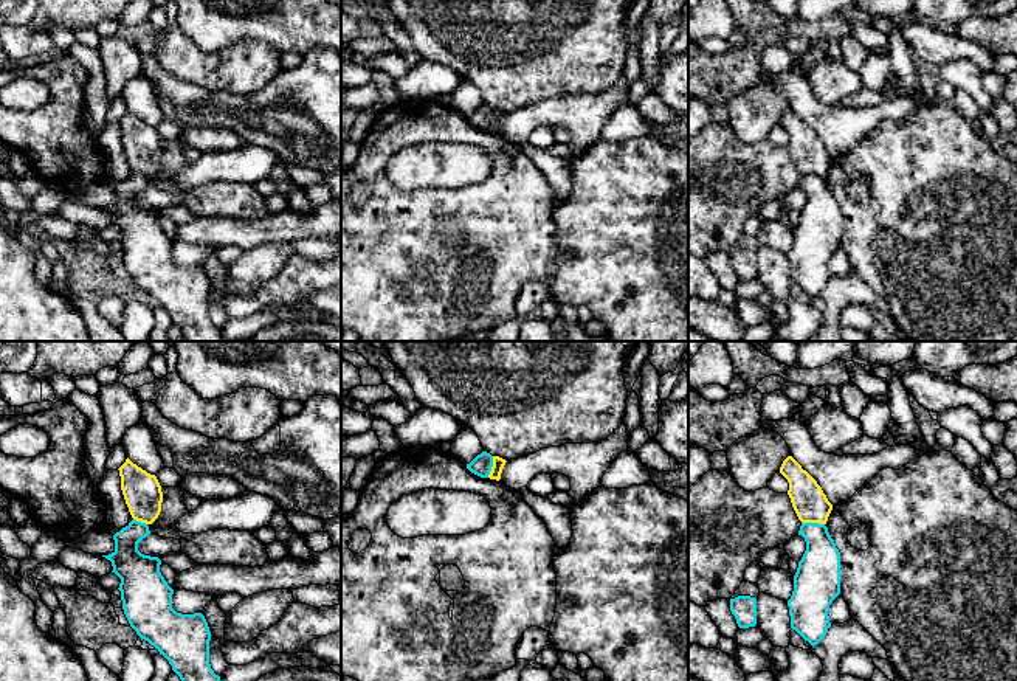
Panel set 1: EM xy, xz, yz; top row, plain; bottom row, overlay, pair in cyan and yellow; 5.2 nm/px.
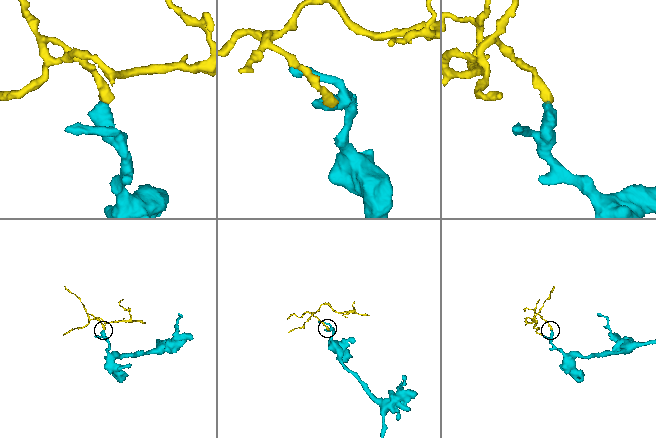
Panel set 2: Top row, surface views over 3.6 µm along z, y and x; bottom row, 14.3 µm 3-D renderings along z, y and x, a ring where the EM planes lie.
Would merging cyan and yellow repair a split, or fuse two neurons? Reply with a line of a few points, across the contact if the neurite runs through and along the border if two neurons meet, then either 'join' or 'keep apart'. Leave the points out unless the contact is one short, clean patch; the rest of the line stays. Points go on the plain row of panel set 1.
yz (802, 174), (823, 177) | keep apart

